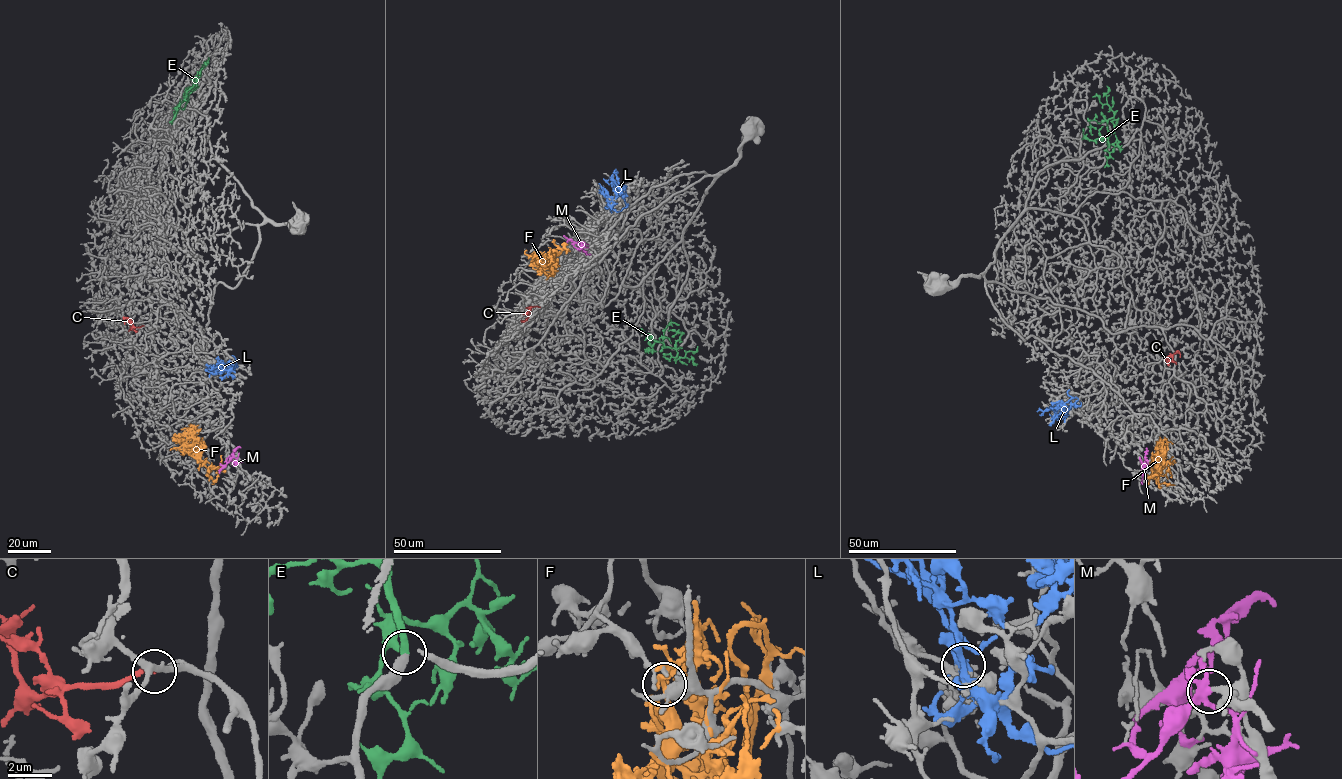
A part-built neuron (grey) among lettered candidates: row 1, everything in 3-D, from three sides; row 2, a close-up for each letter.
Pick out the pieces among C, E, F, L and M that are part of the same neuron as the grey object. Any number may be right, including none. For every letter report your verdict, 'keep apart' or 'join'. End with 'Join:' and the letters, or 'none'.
C: join
E: join
F: keep apart
L: keep apart
M: keep apart
Join: C, E

